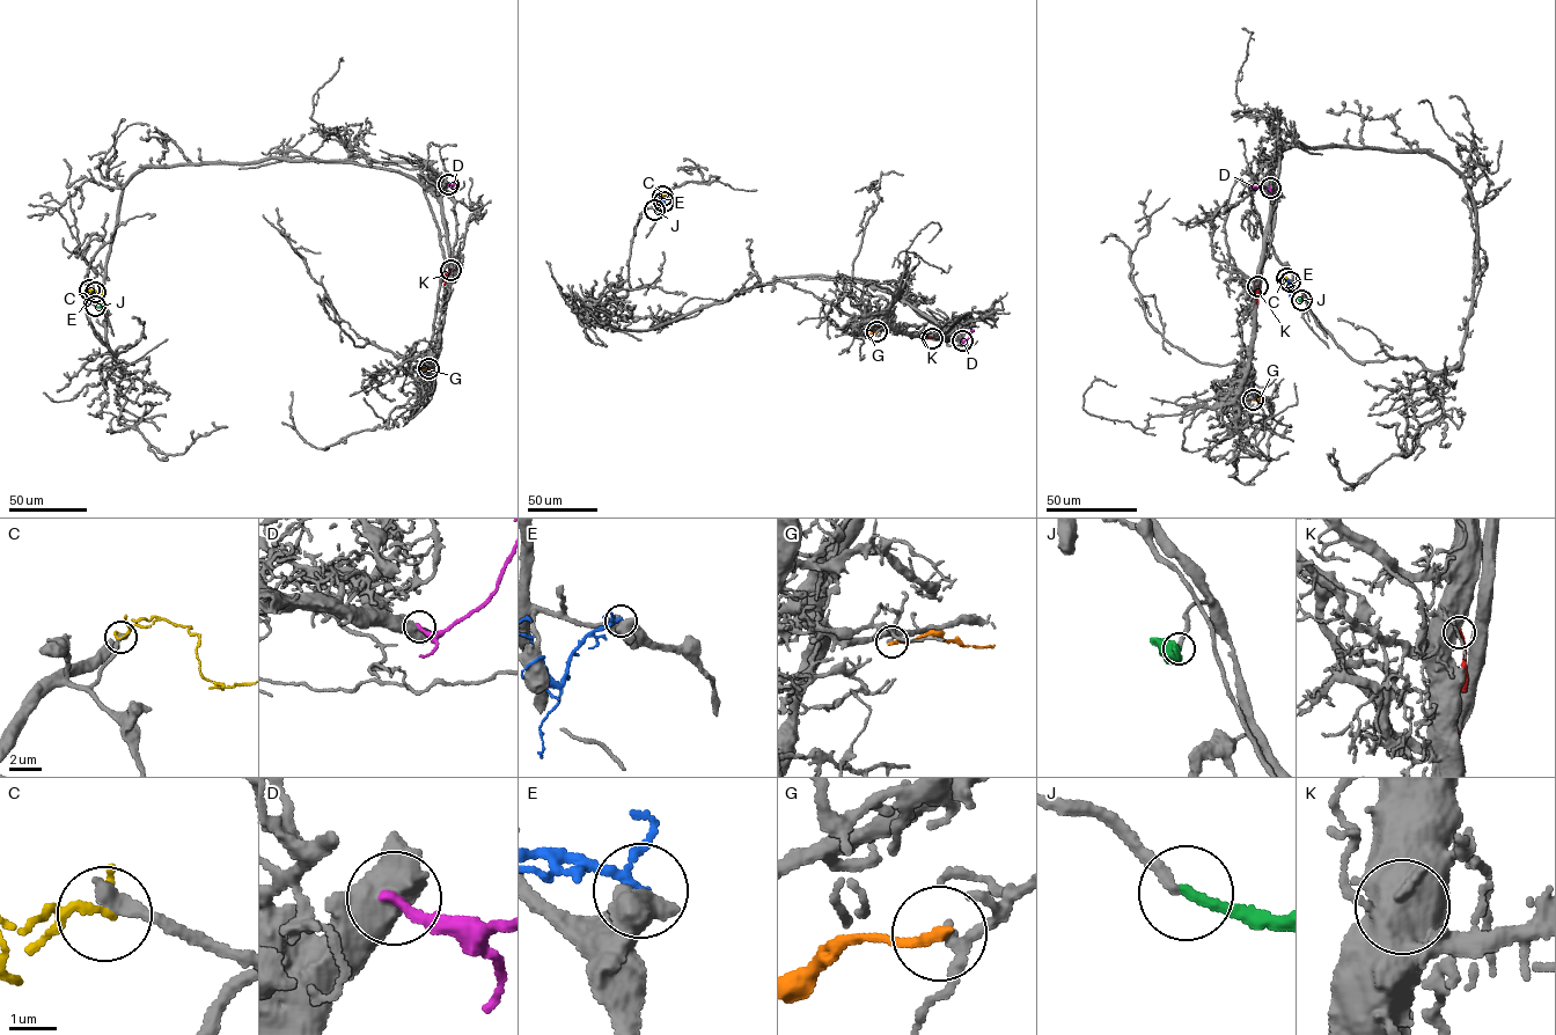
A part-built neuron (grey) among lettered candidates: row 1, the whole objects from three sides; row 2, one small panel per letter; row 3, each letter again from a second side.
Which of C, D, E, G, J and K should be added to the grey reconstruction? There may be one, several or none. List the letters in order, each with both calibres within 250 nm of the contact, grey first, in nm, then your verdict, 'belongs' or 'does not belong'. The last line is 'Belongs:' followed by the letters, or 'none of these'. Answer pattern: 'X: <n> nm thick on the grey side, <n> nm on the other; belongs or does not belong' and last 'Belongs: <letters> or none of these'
C: 400 nm thick on the grey side, 110 nm on the other; does not belong
D: 600 nm thick on the grey side, 240 nm on the other; does not belong
E: 750 nm thick on the grey side, 170 nm on the other; does not belong
G: 200 nm thick on the grey side, 220 nm on the other; does not belong
J: 240 nm thick on the grey side, 220 nm on the other; belongs
K: 750 nm thick on the grey side, 240 nm on the other; does not belong
Belongs: J

